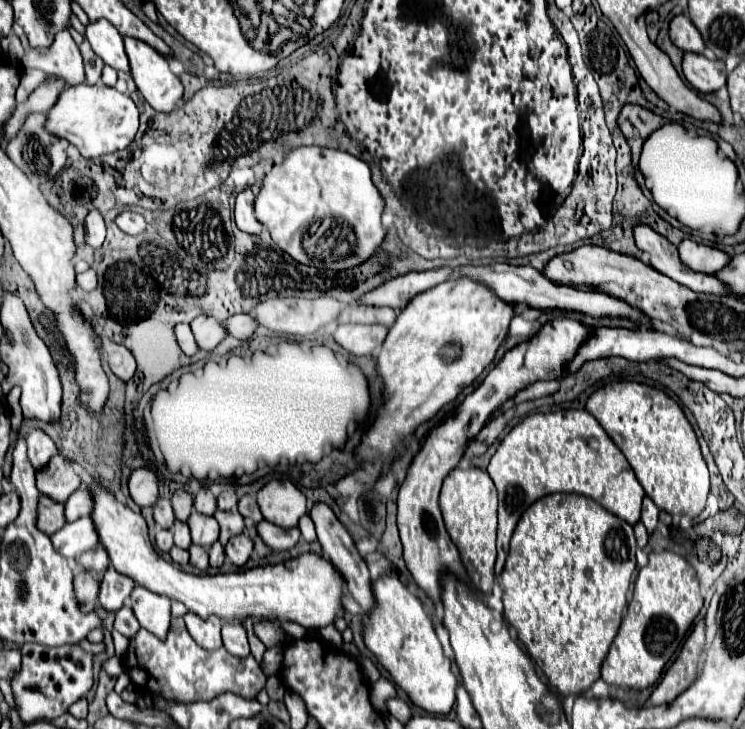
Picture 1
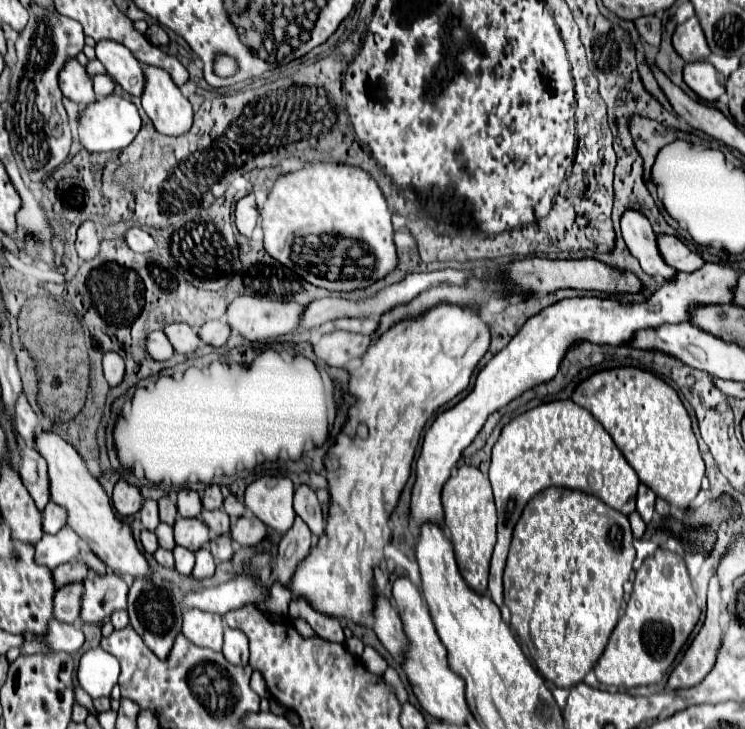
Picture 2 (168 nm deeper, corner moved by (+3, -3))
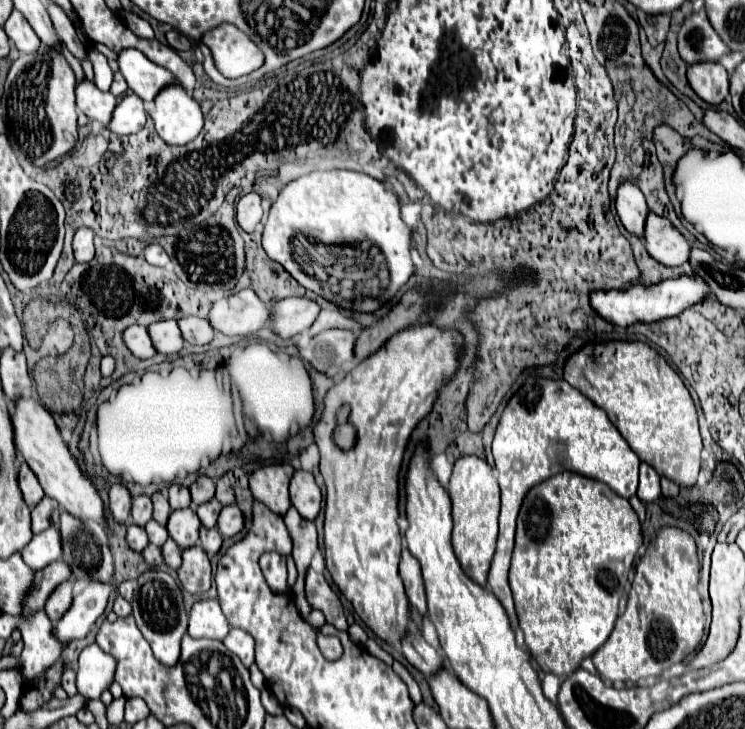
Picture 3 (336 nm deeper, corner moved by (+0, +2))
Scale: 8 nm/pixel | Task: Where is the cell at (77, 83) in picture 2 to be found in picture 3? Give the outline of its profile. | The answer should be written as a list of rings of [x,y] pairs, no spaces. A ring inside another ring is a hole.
[[[84,80],[76,86],[76,106],[82,110],[90,120],[98,120],[102,126],[110,122],[110,116],[118,104],[118,98],[112,94],[104,94],[96,88],[94,82]]]

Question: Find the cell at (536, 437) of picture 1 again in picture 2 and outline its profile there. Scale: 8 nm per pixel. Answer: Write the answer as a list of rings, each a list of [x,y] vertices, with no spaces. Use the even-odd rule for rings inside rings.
[[[551,401],[511,419],[503,427],[501,437],[493,447],[489,481],[493,487],[499,515],[497,545],[493,551],[489,573],[489,593],[497,607],[501,607],[505,621],[509,613],[503,605],[501,577],[513,527],[519,521],[521,511],[529,503],[529,499],[547,487],[567,487],[595,495],[611,509],[623,515],[631,515],[635,509],[635,497],[639,487],[637,473],[625,461],[611,435],[603,429],[603,425],[599,425],[599,421],[593,419],[589,411],[575,405],[573,401]]]

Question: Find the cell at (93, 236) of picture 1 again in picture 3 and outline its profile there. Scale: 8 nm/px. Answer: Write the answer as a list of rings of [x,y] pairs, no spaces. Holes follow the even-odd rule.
[[[80,228],[74,234],[74,258],[78,264],[94,258],[94,232],[90,228]]]

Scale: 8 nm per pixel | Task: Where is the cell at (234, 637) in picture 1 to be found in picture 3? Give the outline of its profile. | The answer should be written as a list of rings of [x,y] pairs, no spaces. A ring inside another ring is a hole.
[[[230,628],[228,636],[224,638],[224,646],[234,652],[246,668],[254,662],[254,638],[248,632],[240,628]]]

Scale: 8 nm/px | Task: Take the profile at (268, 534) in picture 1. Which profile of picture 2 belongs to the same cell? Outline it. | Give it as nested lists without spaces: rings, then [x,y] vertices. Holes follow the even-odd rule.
[[[243,515],[231,523],[231,537],[233,541],[239,541],[241,545],[255,547],[263,539],[267,539],[267,525],[263,525],[253,515]]]

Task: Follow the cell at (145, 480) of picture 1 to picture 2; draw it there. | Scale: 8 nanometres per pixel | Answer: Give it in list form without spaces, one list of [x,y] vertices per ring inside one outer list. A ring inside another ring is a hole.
[[[119,479],[113,491],[113,507],[117,509],[119,515],[135,515],[141,509],[143,495],[139,487],[127,483],[125,479]]]

